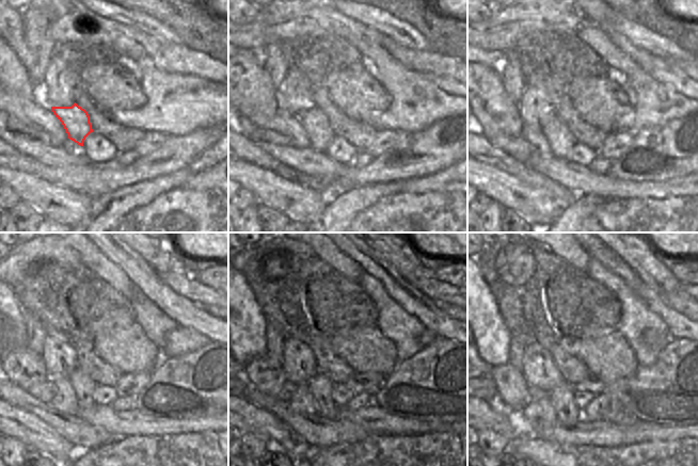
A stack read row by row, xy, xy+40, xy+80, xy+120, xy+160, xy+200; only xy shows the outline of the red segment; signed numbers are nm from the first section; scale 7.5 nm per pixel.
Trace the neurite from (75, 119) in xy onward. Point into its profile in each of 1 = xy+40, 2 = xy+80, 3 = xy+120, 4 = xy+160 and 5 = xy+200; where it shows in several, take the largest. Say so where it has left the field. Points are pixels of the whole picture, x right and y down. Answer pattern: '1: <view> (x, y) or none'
1: xy+40 (315, 123)
2: xy+80 (560, 140)
3: xy+120 (83, 386)
4: xy+160 (321, 387)
5: xy+200 (562, 396)

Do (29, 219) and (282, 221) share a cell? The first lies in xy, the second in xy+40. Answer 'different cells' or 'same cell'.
same cell

